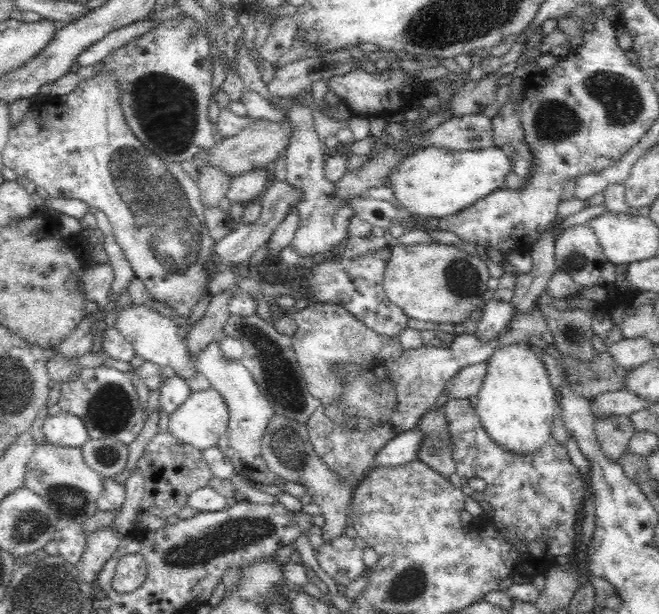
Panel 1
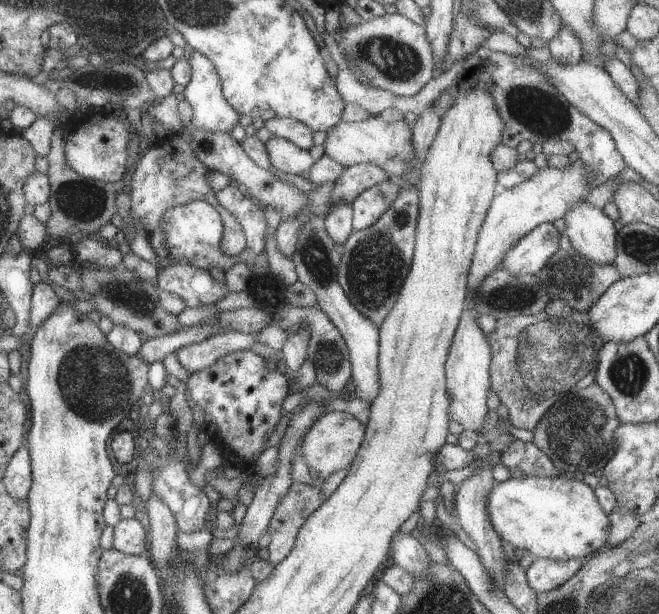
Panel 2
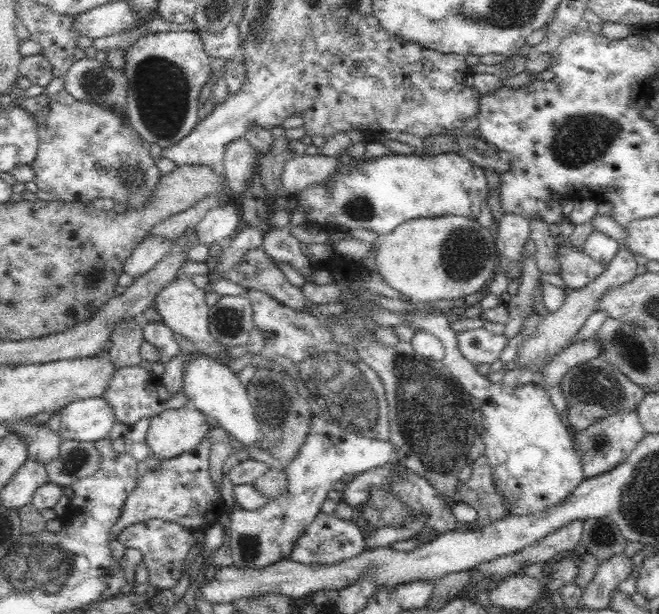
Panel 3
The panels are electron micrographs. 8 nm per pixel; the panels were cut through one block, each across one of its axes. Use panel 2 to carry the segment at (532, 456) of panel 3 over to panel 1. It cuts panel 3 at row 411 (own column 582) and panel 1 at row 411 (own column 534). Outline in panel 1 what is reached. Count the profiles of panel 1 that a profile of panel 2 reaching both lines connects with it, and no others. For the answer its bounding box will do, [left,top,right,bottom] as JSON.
[473,343,557,456]

